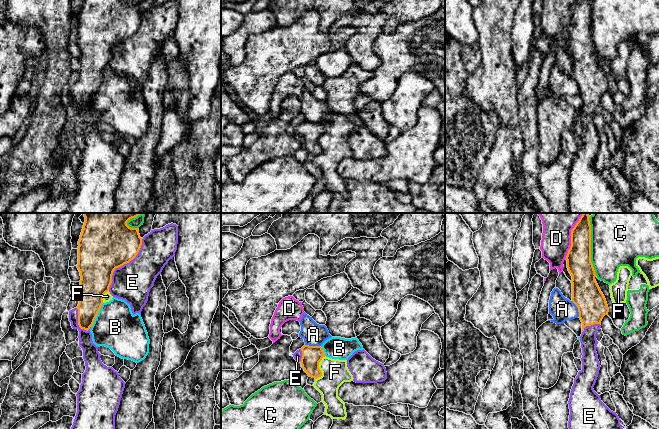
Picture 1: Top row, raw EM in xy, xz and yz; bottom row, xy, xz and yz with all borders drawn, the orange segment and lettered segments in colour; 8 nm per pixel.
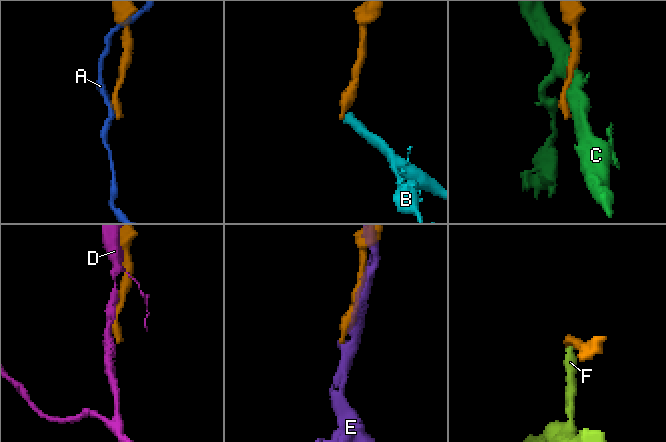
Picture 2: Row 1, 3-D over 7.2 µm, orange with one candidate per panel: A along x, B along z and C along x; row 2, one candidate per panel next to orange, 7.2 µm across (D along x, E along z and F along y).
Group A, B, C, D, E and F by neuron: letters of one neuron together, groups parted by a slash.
A / B F / C / D / E

